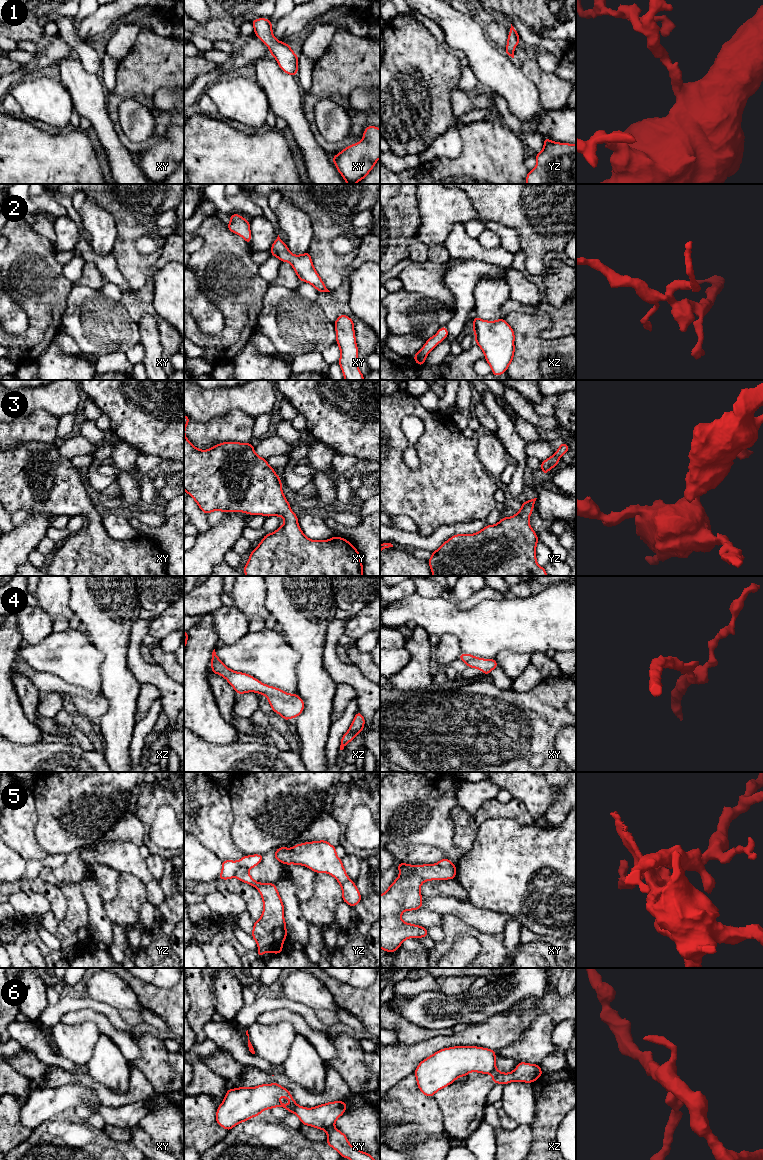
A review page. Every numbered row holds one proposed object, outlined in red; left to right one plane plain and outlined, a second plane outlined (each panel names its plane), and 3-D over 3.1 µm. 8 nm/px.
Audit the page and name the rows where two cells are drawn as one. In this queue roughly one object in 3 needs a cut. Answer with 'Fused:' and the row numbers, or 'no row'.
Fused: 5, 6

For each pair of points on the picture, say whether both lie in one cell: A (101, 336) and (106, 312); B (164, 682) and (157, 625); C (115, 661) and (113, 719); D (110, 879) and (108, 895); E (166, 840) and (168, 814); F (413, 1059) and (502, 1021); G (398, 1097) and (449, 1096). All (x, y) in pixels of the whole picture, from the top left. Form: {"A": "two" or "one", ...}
{"A": "one", "B": "two", "C": "one", "D": "one", "E": "one", "F": "one", "G": "two"}

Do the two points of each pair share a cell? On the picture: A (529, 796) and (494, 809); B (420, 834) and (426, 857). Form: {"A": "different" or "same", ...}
{"A": "different", "B": "different"}

